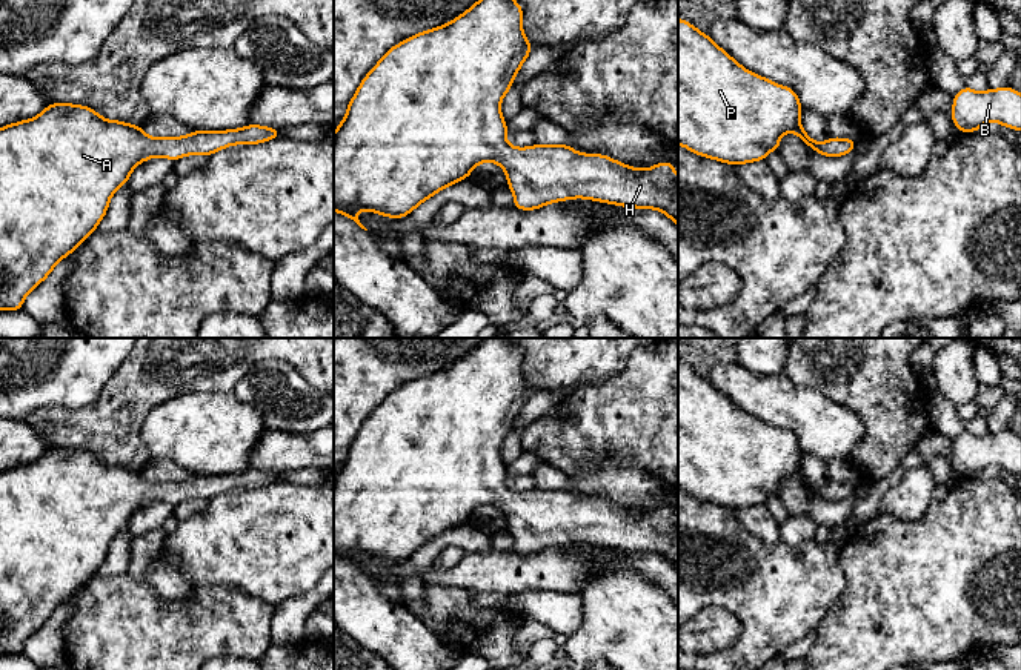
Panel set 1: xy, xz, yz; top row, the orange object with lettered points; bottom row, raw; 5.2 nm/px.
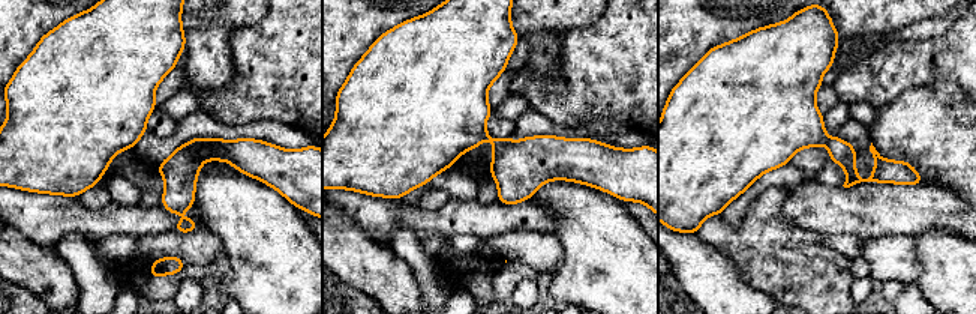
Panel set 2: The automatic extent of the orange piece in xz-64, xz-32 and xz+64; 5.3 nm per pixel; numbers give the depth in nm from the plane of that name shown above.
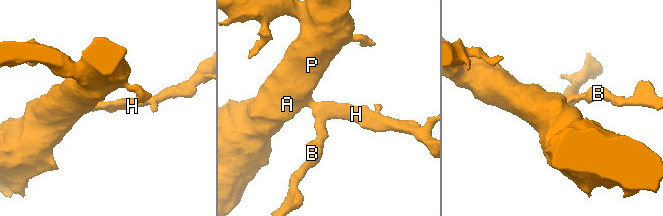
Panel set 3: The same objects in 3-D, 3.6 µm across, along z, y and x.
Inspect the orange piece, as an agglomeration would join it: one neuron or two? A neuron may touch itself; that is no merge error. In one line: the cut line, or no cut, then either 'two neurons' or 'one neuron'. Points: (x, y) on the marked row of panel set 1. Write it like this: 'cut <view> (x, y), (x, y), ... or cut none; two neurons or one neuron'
cut none; one neuron

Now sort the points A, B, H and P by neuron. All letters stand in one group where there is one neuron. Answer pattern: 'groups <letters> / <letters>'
groups A B H P

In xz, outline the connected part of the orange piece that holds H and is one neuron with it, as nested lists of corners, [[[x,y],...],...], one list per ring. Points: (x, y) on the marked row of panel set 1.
[[[478,0],[466,12],[447,25],[421,31],[391,48],[381,60],[367,72],[360,83],[355,95],[348,104],[348,112],[334,134],[334,211],[354,220],[361,229],[367,231],[358,220],[360,209],[371,211],[389,218],[403,218],[418,204],[435,195],[441,189],[467,178],[472,169],[483,161],[495,161],[507,175],[507,186],[514,192],[514,206],[521,211],[540,209],[549,203],[566,201],[570,198],[586,198],[623,207],[657,209],[666,214],[678,226],[678,175],[669,161],[658,163],[649,169],[635,169],[601,154],[580,154],[566,144],[534,144],[530,148],[512,148],[506,140],[506,120],[501,115],[500,103],[512,88],[512,81],[521,65],[532,51],[523,26],[523,8],[515,0]]]

